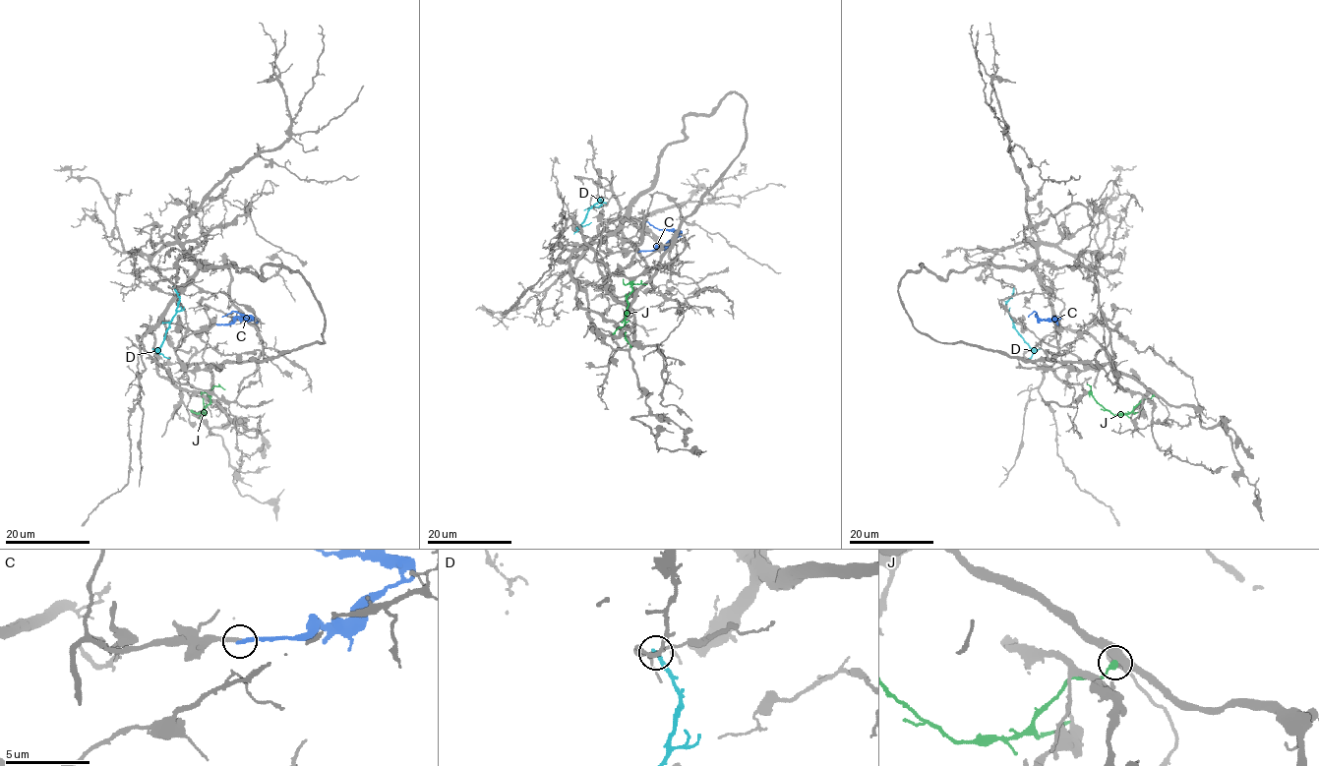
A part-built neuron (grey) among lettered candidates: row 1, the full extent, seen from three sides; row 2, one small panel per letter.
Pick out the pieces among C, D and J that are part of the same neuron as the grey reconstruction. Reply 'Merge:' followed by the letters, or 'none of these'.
Merge: C

